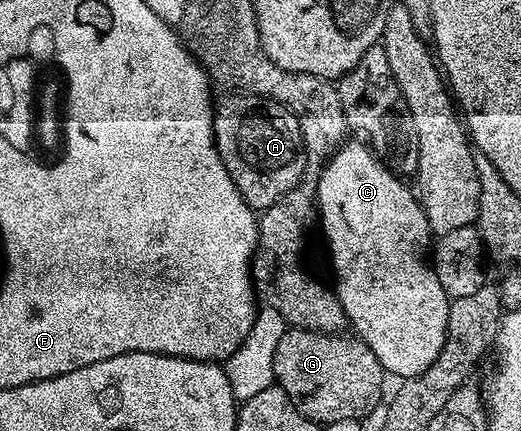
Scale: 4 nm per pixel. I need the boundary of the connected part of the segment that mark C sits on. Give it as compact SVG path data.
M352 141L344 142L343 146L339 148L338 151L335 152L334 155L331 156L330 159L327 160L326 165L323 166L323 172L321 173L321 177L319 178L319 198L317 200L317 215L321 220L321 227L323 223L323 235L327 238L327 247L331 250L331 267L335 270L335 279L336 283L333 283L333 290L336 295L339 296L339 300L341 301L341 305L343 306L343 311L347 315L347 322L353 328L355 326L354 334L358 336L358 338L362 339L363 344L369 349L373 349L373 353L377 357L377 361L381 361L381 365L383 366L384 372L388 376L391 375L399 375L398 378L400 380L411 379L415 375L419 375L425 369L429 369L429 365L433 365L437 361L437 357L441 353L441 349L445 345L445 341L447 340L447 326L449 325L449 309L451 308L451 300L448 299L447 294L445 293L445 289L441 289L441 281L437 281L437 277L435 276L434 266L429 262L429 248L433 243L433 232L431 230L431 226L429 225L429 221L425 217L425 213L423 212L423 205L419 202L418 194L414 190L411 191L406 187L404 180L400 178L400 176L396 175L394 171L391 171L386 163L383 162L382 159L379 158L378 155L375 154L374 151L371 150L370 146L366 142L358 141L359 143L351 143Z

